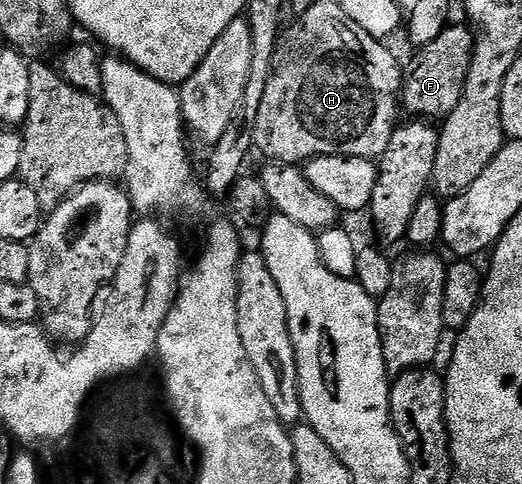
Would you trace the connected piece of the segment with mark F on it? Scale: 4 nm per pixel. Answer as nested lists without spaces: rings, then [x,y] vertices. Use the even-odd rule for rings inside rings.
[[[449,25],[441,37],[437,37],[437,41],[422,44],[420,51],[423,52],[408,65],[404,75],[402,72],[401,107],[406,114],[407,111],[411,114],[408,116],[423,121],[442,121],[457,109],[457,101],[461,101],[469,75],[476,41],[476,32],[467,27]]]

